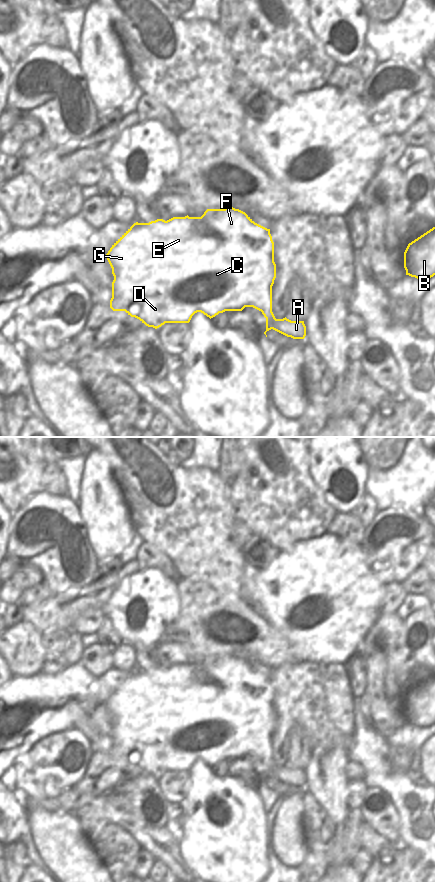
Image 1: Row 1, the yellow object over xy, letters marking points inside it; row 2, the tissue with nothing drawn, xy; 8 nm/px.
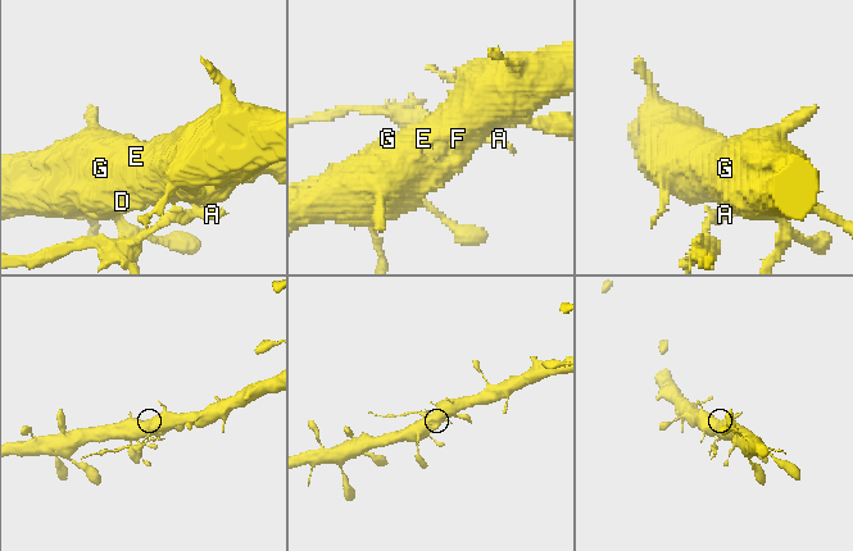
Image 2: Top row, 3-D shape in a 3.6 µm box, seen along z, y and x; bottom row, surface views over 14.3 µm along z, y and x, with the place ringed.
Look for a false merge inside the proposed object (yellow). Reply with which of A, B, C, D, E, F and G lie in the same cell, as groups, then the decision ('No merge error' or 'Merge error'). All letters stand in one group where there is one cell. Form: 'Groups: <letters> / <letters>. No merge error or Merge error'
Groups: A / B C D E F G. Merge error

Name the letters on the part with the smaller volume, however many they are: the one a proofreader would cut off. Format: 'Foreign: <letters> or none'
Foreign: A

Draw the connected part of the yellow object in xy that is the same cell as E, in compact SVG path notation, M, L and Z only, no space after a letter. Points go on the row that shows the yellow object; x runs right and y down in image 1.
M227 207L225 209L207 209L201 217L173 217L167 221L157 219L149 223L134 223L110 248L106 258L112 268L112 298L110 308L113 311L125 311L131 317L139 319L148 327L155 329L165 323L189 323L192 316L201 312L210 319L225 311L242 311L245 307L253 307L262 312L266 321L275 319L272 312L272 286L276 278L274 262L274 242L267 229L255 223L245 212Z

